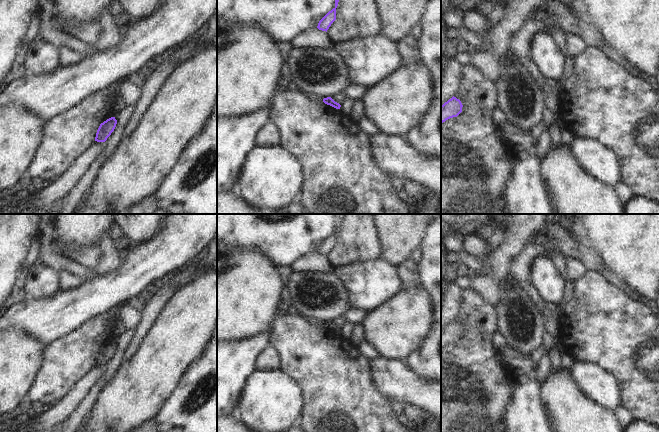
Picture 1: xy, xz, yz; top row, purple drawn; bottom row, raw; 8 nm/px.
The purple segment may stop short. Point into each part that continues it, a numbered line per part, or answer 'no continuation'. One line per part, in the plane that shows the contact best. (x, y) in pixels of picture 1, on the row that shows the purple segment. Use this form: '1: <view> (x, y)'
no continuation

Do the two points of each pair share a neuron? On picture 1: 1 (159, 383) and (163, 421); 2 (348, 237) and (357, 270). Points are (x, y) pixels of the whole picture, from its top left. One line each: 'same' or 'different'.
1: different
2: different

